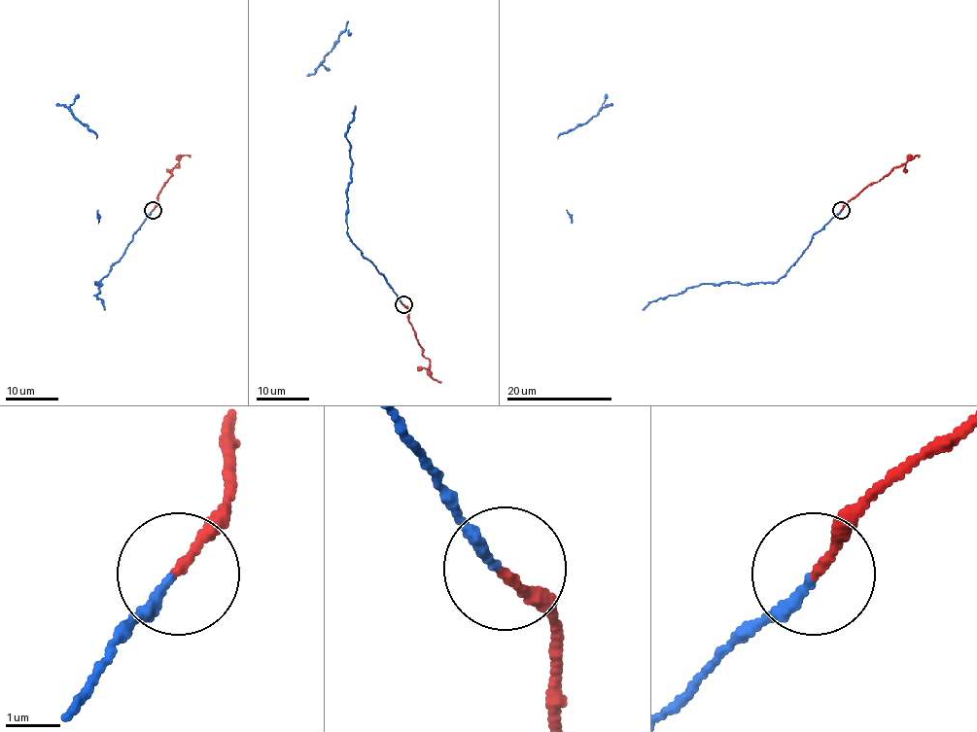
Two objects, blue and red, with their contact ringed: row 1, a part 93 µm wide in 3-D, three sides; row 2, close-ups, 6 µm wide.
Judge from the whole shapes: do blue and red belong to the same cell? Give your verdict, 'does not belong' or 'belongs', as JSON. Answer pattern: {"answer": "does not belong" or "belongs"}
{"answer": "belongs"}

